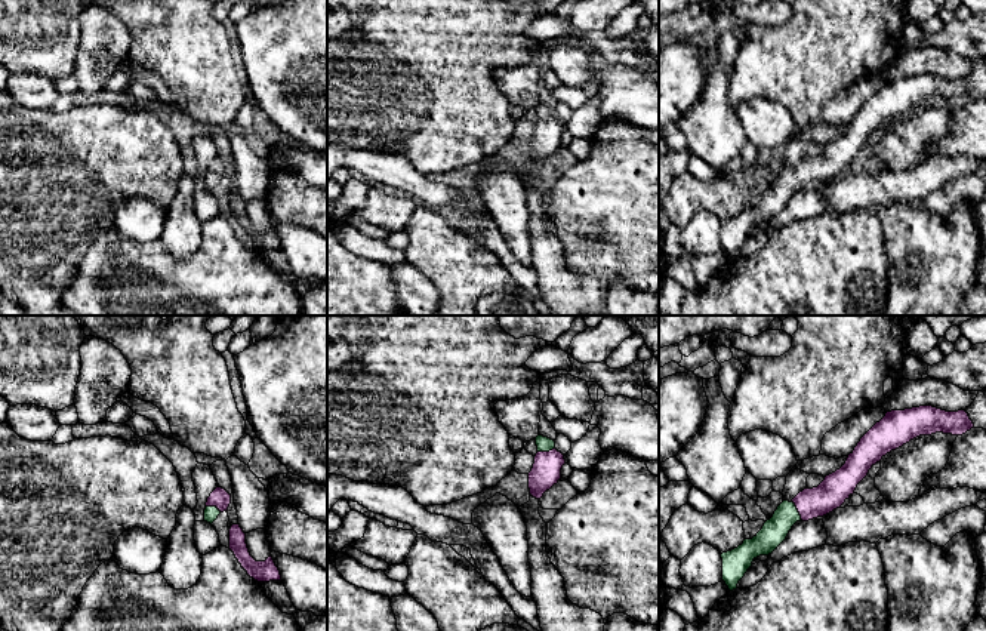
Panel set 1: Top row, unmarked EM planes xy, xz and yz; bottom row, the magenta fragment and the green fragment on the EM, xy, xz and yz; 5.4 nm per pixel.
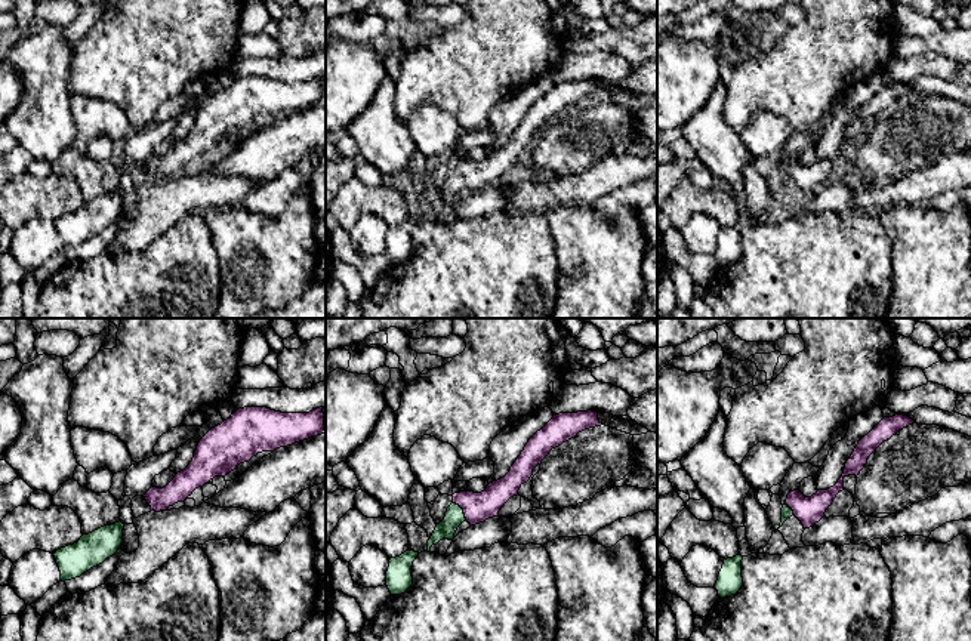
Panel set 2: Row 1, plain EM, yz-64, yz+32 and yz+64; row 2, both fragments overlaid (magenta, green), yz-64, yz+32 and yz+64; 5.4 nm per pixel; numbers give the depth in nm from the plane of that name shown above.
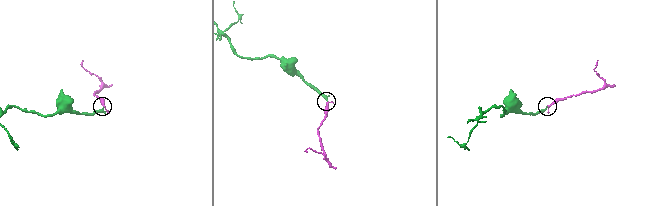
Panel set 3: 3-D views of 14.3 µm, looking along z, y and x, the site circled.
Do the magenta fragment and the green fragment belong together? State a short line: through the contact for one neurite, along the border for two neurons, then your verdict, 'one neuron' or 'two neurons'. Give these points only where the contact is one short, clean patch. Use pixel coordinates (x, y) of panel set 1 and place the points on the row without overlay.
yz (831, 162), (820, 169), (797, 177), (775, 199) | one neuron

